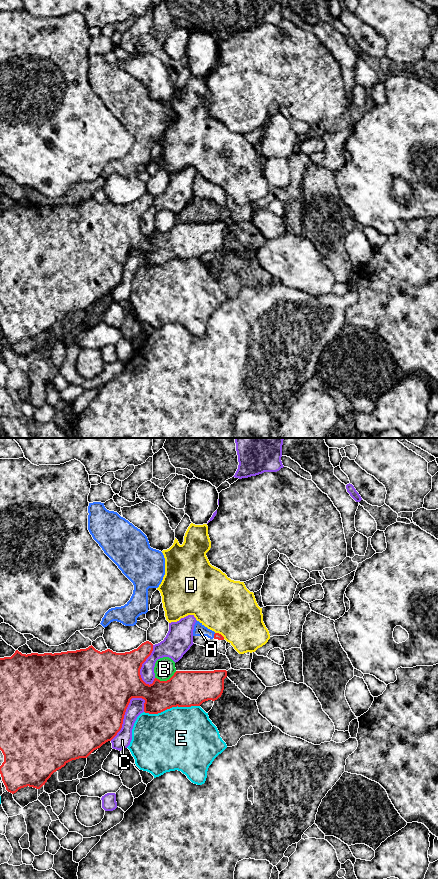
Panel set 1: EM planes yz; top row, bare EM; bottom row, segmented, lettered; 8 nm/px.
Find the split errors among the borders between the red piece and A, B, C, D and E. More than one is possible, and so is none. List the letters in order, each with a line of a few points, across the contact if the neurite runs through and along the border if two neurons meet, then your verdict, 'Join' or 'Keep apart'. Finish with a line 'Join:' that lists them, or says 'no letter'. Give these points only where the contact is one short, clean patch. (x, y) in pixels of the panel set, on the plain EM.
A: Join
B: Keep apart
C: Keep apart
D: Line: yz (215, 184), (218, 184), (224, 190). Keep apart
E: Keep apart
Join: A

